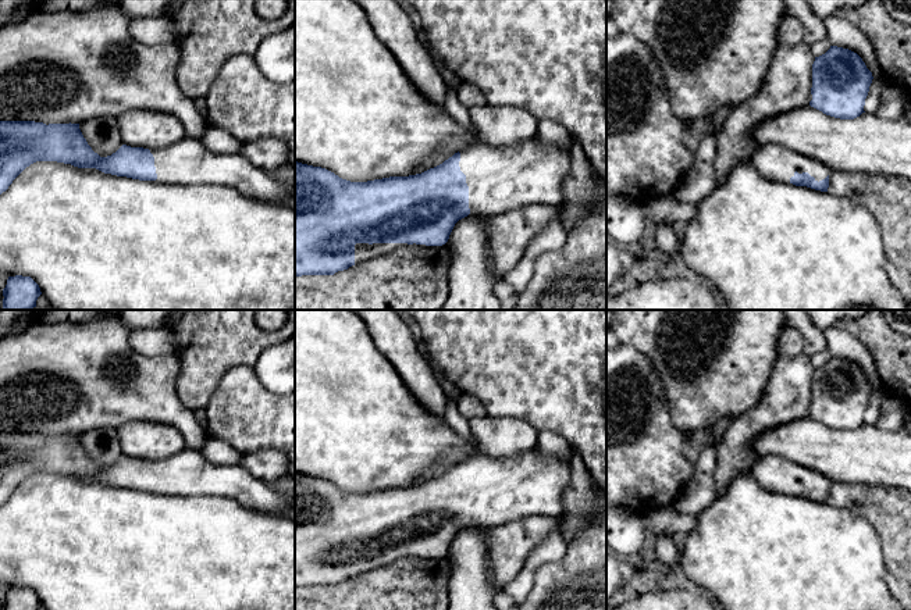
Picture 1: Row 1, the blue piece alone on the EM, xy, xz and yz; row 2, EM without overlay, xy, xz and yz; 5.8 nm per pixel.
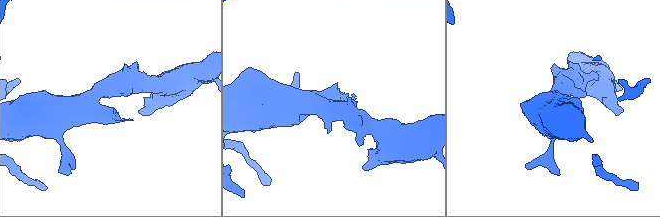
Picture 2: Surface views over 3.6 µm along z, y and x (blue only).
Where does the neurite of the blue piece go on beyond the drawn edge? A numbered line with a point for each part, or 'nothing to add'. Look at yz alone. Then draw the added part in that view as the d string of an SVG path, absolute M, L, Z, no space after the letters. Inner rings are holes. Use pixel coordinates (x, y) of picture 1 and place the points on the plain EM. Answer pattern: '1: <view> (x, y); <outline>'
1: yz (776, 474); M775 454L758 459L750 474L762 488L783 495L790 495L796 482L808 484L818 493L832 484L821 472Z

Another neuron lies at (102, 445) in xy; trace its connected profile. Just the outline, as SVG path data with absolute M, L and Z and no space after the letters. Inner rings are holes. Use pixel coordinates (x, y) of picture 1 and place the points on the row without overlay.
M97 428L79 435L88 456L100 468L115 464L124 454L115 428Z

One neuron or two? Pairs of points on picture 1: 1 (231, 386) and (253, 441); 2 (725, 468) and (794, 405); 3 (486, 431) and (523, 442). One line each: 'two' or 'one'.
1: one
2: one
3: one

